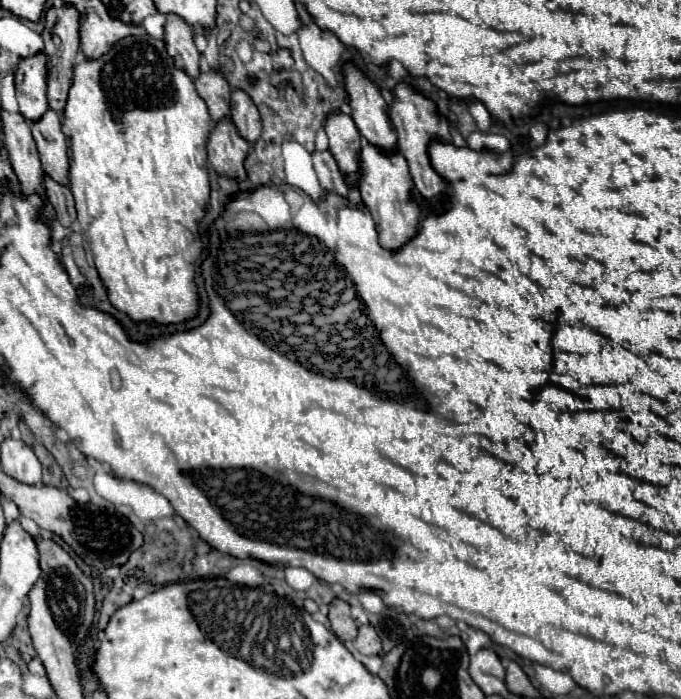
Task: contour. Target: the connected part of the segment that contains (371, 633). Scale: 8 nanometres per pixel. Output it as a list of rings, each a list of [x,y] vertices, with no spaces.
[[[361,625],[359,627],[359,635],[355,637],[353,645],[363,655],[379,655],[381,653],[381,639],[371,625]]]

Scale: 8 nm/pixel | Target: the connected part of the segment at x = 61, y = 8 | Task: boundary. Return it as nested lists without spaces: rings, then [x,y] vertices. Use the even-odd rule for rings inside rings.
[[[57,5],[55,7],[57,13],[57,23],[53,25],[53,29],[45,29],[43,31],[43,39],[45,39],[45,51],[49,55],[49,75],[47,75],[47,99],[49,99],[49,107],[55,111],[61,111],[65,107],[67,101],[67,91],[71,87],[71,77],[73,77],[73,65],[75,59],[79,57],[79,11],[73,5]]]

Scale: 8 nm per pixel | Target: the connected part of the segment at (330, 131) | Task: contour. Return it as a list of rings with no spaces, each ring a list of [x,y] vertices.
[[[333,111],[325,119],[325,131],[329,137],[329,149],[337,159],[339,169],[345,173],[347,183],[357,183],[361,133],[355,121],[343,111]]]

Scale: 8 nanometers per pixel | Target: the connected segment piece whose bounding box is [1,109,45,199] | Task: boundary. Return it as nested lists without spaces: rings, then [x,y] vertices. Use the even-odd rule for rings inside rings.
[[[3,109],[1,123],[3,123],[3,133],[5,133],[5,147],[9,151],[11,165],[19,177],[21,193],[23,195],[39,193],[45,199],[39,151],[31,137],[31,127],[29,127],[27,119],[19,111],[9,113]]]

